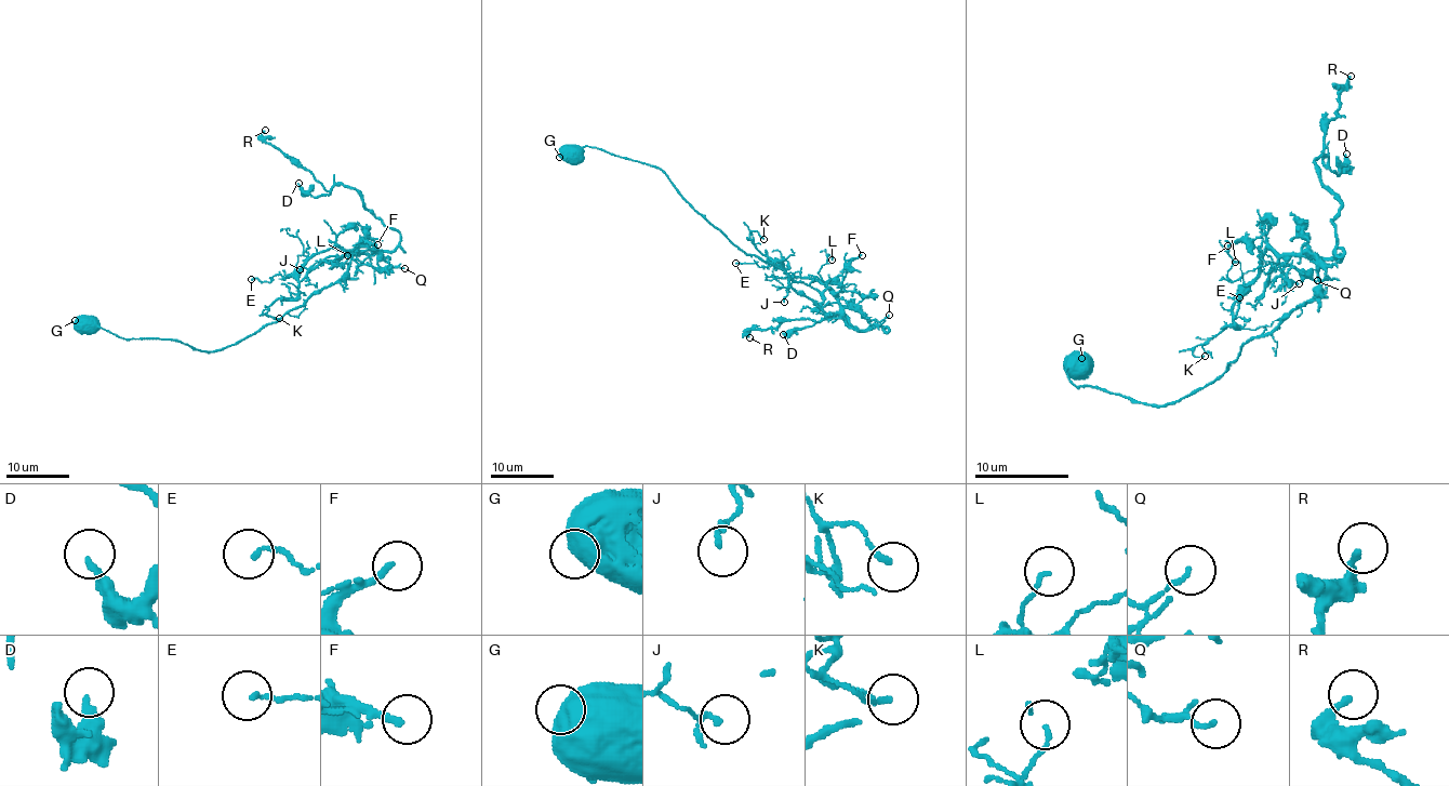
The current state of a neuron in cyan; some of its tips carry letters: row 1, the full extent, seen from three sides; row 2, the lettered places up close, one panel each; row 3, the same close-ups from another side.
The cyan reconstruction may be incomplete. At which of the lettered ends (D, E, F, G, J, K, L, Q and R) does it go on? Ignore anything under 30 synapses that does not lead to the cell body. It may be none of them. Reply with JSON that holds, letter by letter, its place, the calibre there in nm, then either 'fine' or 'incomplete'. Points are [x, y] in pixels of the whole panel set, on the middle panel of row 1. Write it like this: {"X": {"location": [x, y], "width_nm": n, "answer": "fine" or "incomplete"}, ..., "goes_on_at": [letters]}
{"D": {"location": [783, 334], "width_nm": 240, "answer": "fine"}, "E": {"location": [735, 263], "width_nm": 120, "answer": "fine"}, "F": {"location": [862, 255], "width_nm": 190, "answer": "fine"}, "G": {"location": [559, 157], "width_nm": 850, "answer": "fine"}, "J": {"location": [784, 302], "width_nm": 110, "answer": "fine"}, "K": {"location": [763, 239], "width_nm": 150, "answer": "fine"}, "L": {"location": [832, 260], "width_nm": 120, "answer": "fine"}, "Q": {"location": [889, 315], "width_nm": 130, "answer": "fine"}, "R": {"location": [749, 337], "width_nm": 200, "answer": "fine"}, "goes_on_at": []}

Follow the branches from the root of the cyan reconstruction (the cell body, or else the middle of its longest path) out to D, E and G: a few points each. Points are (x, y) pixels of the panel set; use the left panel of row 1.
D: (317, 292), (333, 285), (355, 253), (391, 251), (399, 232), (354, 188), (336, 184), (314, 197), (298, 183)
E: (317, 292), (344, 274), (355, 252), (330, 248), (316, 252), (286, 277), (276, 274), (269, 282), (251, 279)
G: (317, 292), (276, 321), (211, 351), (173, 338), (124, 338), (102, 328), (84, 328), (75, 320)

